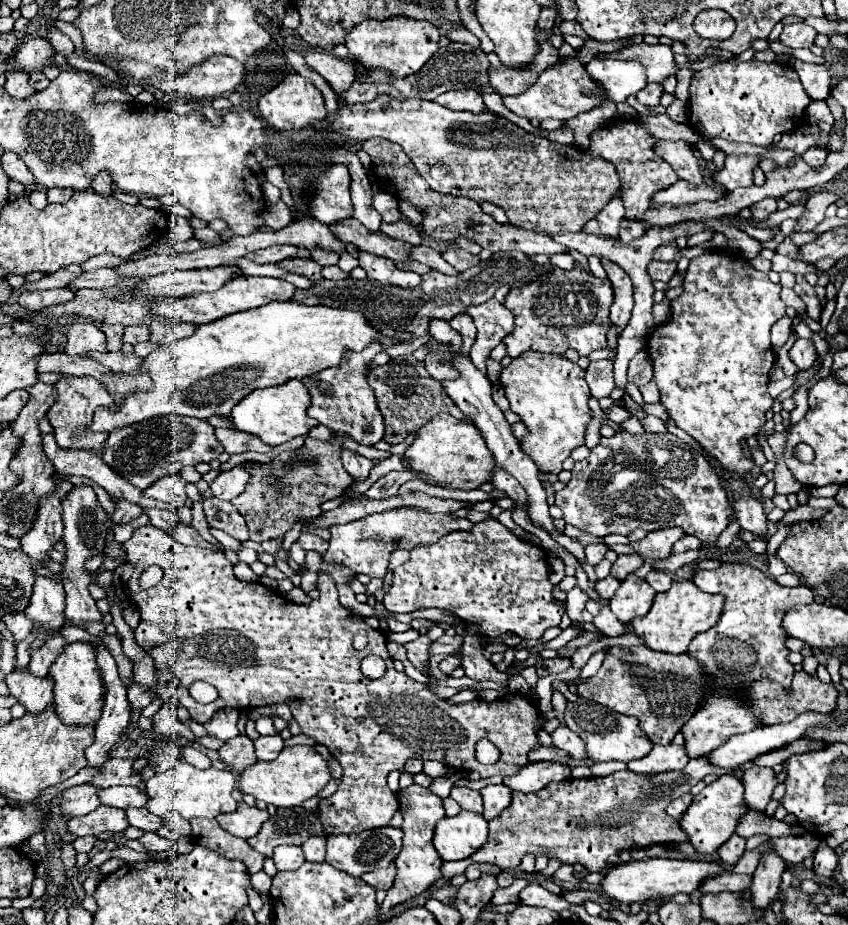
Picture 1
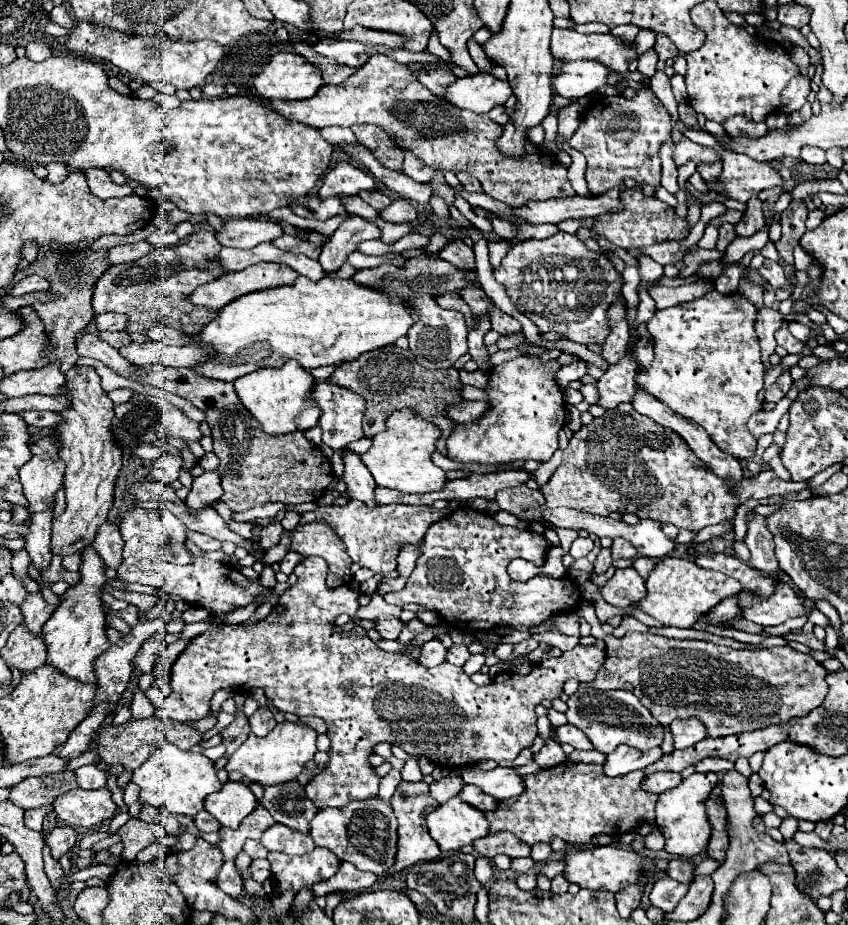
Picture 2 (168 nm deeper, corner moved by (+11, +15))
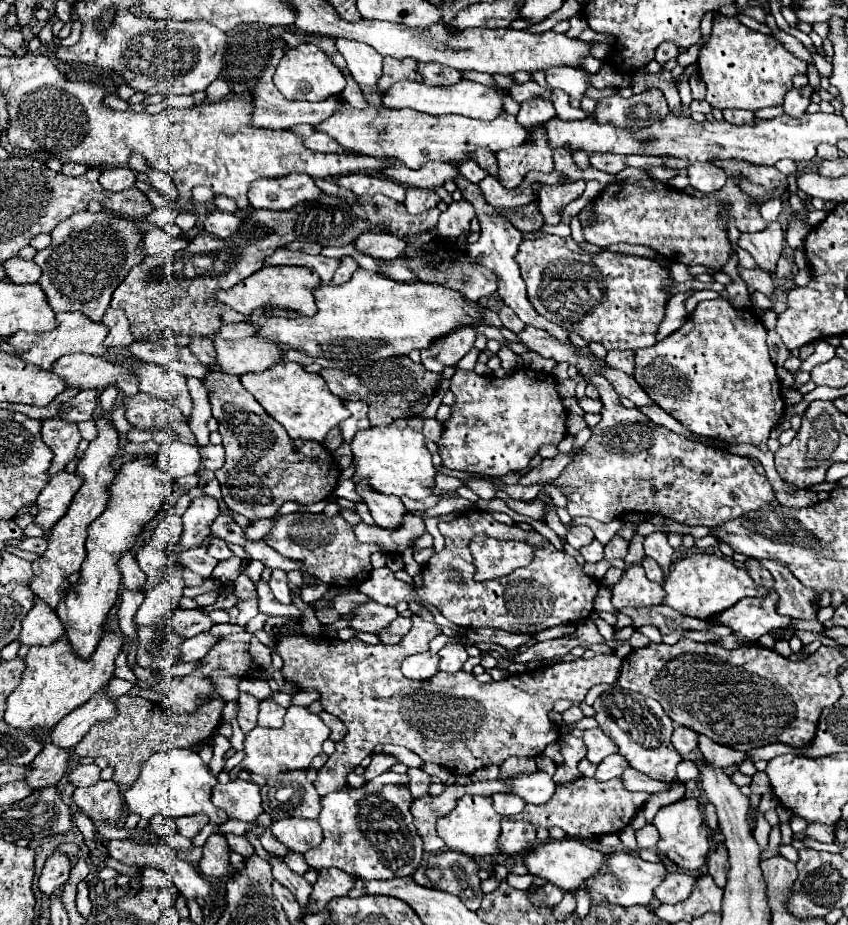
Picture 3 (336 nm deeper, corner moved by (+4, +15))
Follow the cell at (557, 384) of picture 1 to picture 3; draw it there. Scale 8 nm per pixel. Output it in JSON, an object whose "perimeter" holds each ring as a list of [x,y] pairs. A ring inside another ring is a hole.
{"perimeter":[[[456,369],[454,377],[450,379],[450,391],[454,393],[456,401],[452,405],[450,417],[444,421],[444,431],[438,445],[438,453],[442,457],[442,465],[454,471],[502,477],[510,471],[526,469],[532,457],[538,453],[540,445],[554,443],[558,445],[566,435],[566,409],[560,401],[556,391],[556,379],[546,373],[536,371],[516,371],[512,377],[498,379],[494,375],[478,375],[474,371]]]}

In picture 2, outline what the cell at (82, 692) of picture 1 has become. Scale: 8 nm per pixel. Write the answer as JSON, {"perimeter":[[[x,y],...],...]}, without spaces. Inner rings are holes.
{"perimeter":[[[91,547],[83,551],[83,563],[79,571],[81,581],[61,597],[61,605],[43,625],[43,639],[47,645],[47,665],[55,667],[65,677],[97,687],[93,663],[95,657],[99,657],[99,653],[105,653],[105,649],[109,649],[109,641],[105,635],[105,613],[101,601],[101,587],[105,585],[105,565]]]}

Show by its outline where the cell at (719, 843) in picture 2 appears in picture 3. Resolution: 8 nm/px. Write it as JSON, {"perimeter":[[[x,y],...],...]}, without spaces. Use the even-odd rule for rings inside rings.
{"perimeter":[[[720,845],[718,849],[714,849],[714,853],[708,857],[708,873],[714,877],[718,887],[726,885],[726,873],[728,873],[728,851],[724,849],[724,845]]]}

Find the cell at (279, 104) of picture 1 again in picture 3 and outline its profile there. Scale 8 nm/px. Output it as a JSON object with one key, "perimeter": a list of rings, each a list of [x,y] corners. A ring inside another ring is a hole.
{"perimeter":[[[302,43],[294,49],[286,49],[286,53],[280,59],[280,65],[274,73],[274,85],[286,99],[324,101],[328,97],[342,93],[342,89],[346,87],[346,77],[322,49],[318,49],[314,43]]]}

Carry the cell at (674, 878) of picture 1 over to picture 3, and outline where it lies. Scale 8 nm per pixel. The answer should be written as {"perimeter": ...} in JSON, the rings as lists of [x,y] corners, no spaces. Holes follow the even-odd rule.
{"perimeter":[[[562,839],[562,841],[548,841],[548,843],[536,843],[532,845],[522,863],[526,865],[528,873],[542,877],[554,885],[558,885],[560,889],[576,889],[578,885],[582,885],[582,881],[586,881],[586,877],[592,877],[594,873],[598,873],[598,865],[602,865],[604,861],[604,853],[590,849],[588,845],[584,845],[578,839]]]}

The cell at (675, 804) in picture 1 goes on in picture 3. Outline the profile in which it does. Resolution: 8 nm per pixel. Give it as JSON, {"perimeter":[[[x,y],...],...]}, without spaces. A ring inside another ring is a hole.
{"perimeter":[[[628,767],[624,769],[624,773],[620,775],[622,781],[624,781],[624,787],[628,791],[644,791],[644,793],[660,793],[660,791],[668,791],[670,785],[662,785],[650,777],[646,777],[644,773],[636,773],[636,769]]]}

